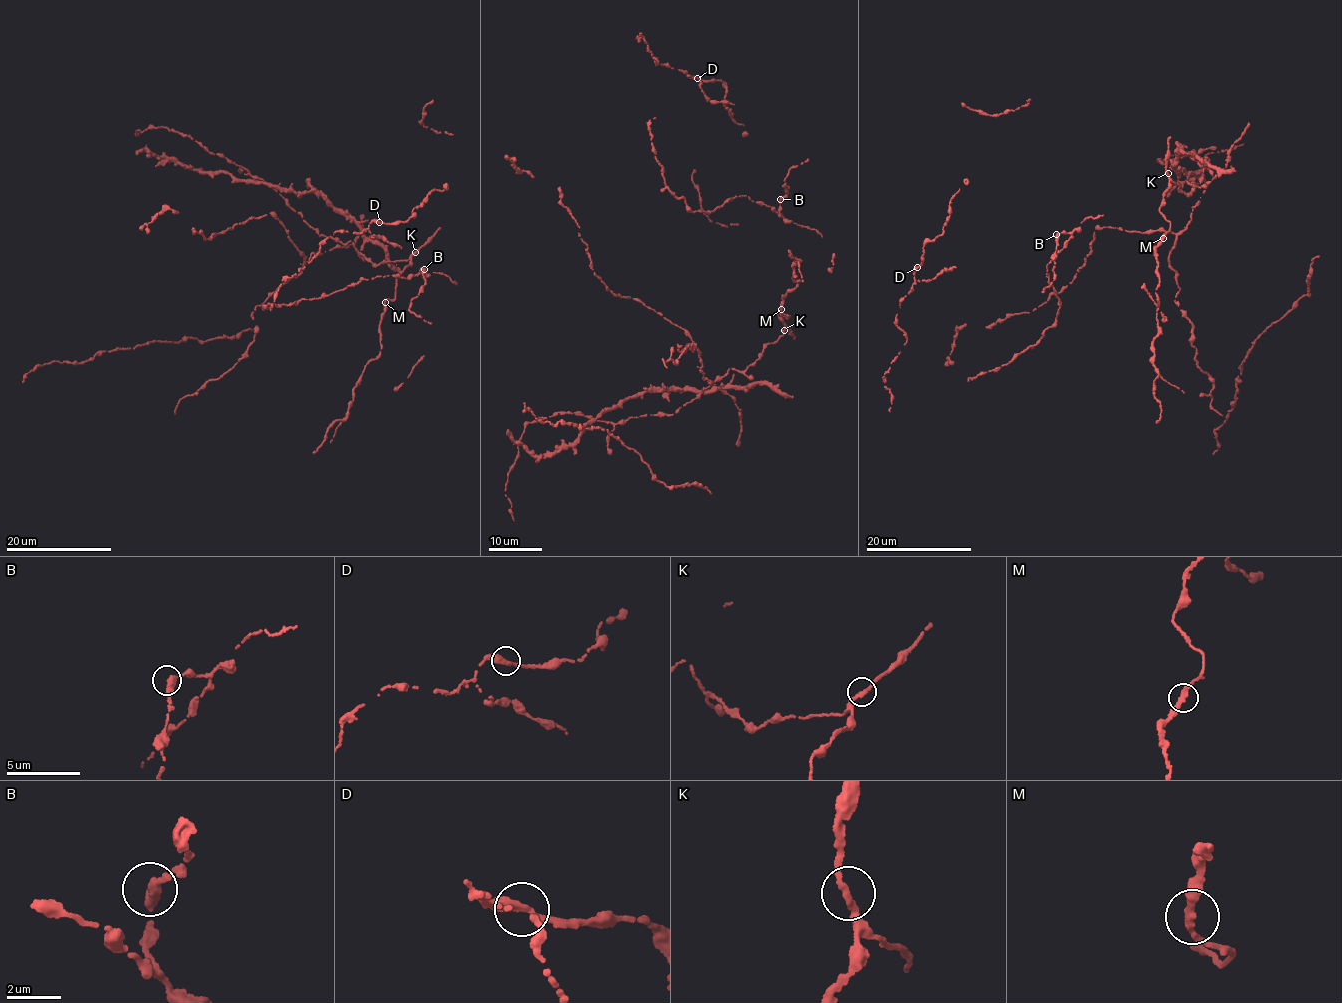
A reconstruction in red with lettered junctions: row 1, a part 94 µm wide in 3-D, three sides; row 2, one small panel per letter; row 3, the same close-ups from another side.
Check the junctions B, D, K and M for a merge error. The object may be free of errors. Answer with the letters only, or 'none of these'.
none of these

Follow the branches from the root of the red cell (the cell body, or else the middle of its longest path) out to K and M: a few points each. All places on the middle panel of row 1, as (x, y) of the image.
K: (690, 402), (729, 369), (744, 371), (756, 361), (764, 346), (776, 341), (784, 330)
M: (690, 402), (729, 369), (744, 371), (764, 346), (778, 339), (786, 327), (778, 314), (789, 317), (781, 309)

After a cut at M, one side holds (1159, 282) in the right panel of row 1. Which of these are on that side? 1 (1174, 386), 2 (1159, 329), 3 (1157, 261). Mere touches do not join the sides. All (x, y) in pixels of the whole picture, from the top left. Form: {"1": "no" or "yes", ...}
{"1": "yes", "2": "yes", "3": "yes"}

